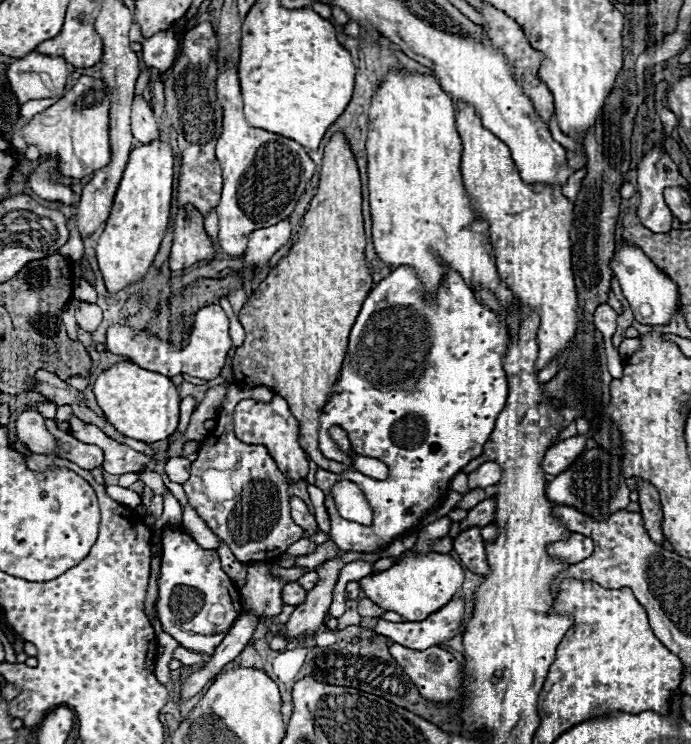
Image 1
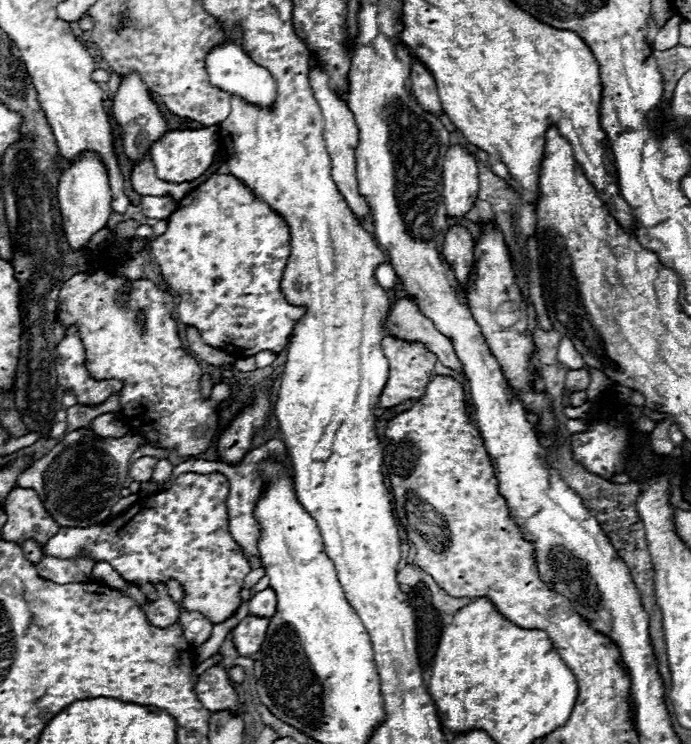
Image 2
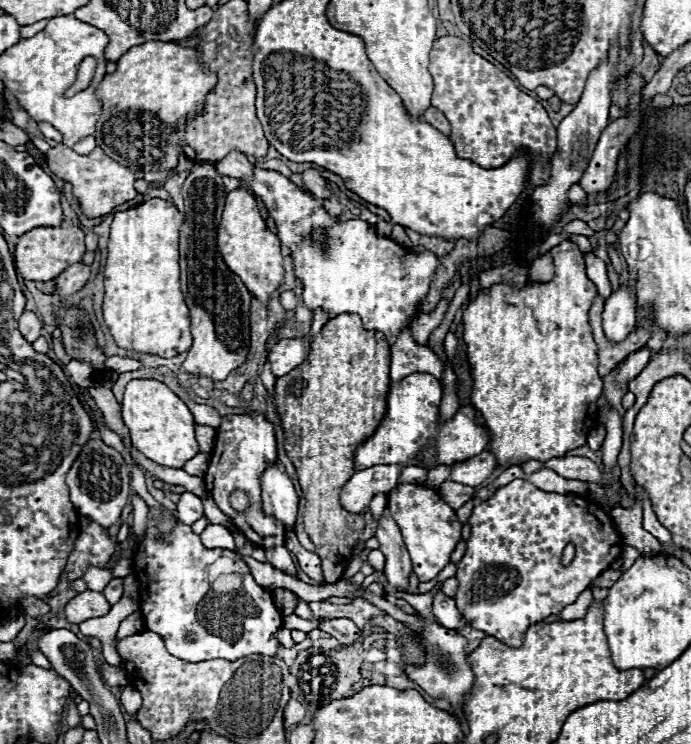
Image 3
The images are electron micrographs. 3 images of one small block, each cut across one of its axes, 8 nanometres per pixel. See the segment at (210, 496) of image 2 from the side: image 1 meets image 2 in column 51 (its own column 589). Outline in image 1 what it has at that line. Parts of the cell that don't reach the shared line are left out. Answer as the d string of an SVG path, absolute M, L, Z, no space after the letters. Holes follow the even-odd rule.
M572 534L572 538L564 542L554 542L548 546L548 552L556 558L564 558L568 564L578 564L584 558L588 558L594 550L594 544L590 538L584 538L582 534Z

